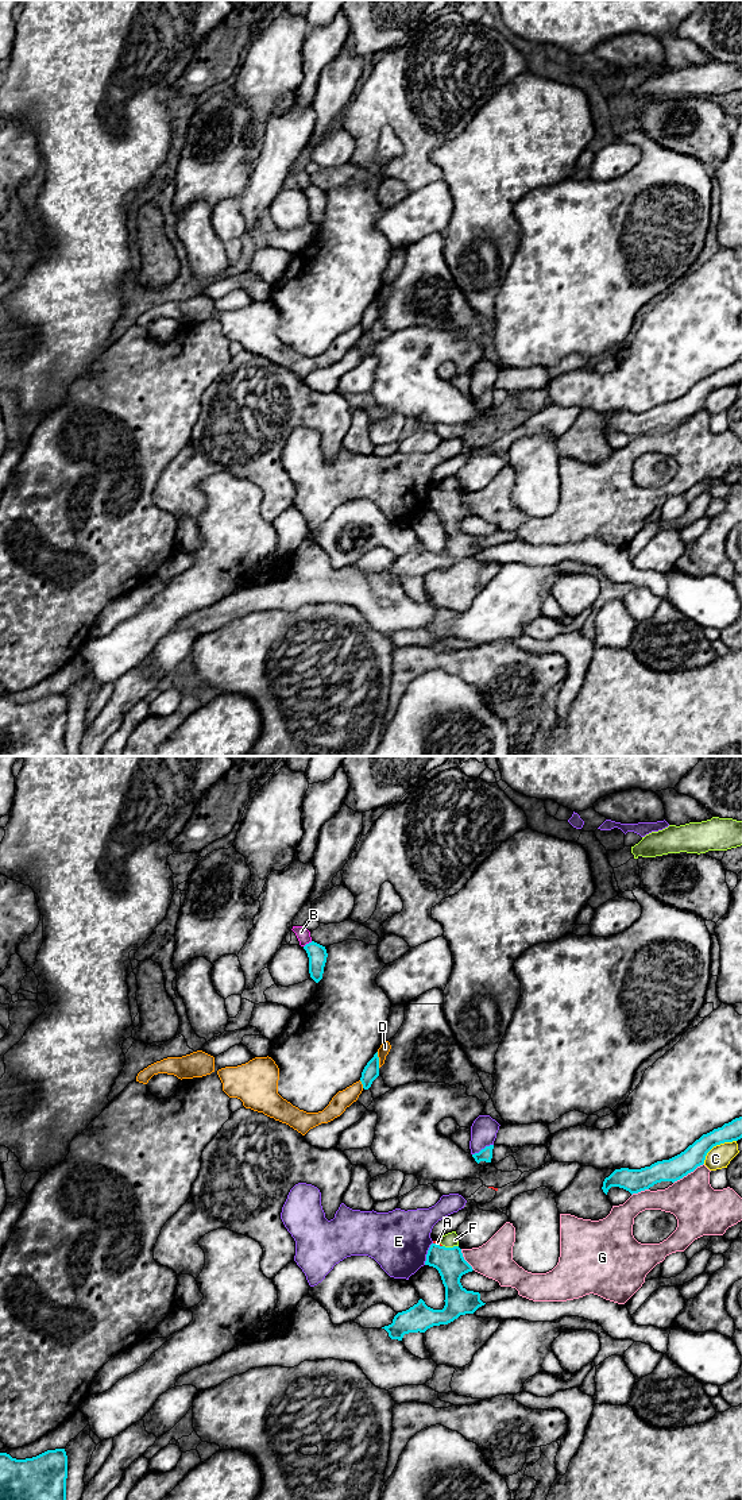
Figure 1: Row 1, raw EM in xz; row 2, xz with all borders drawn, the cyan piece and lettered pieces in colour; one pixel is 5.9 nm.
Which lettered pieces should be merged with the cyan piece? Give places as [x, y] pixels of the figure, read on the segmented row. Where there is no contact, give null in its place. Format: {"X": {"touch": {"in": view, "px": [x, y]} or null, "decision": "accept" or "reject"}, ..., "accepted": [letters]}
{"A": {"touch": {"in": "xz", "px": [437, 1245]}, "decision": "accept"}, "B": {"touch": {"in": "xz", "px": [309, 943]}, "decision": "reject"}, "C": {"touch": {"in": "xz", "px": [717, 1144]}, "decision": "reject"}, "D": {"touch": {"in": "xz", "px": [378, 1060]}, "decision": "reject"}, "E": {"touch": {"in": "xz", "px": [428, 1253]}, "decision": "reject"}, "F": {"touch": {"in": "xz", "px": [451, 1248]}, "decision": "reject"}, "G": {"touch": {"in": "xz", "px": [688, 1172]}, "decision": "reject"}, "accepted": ["A"]}

